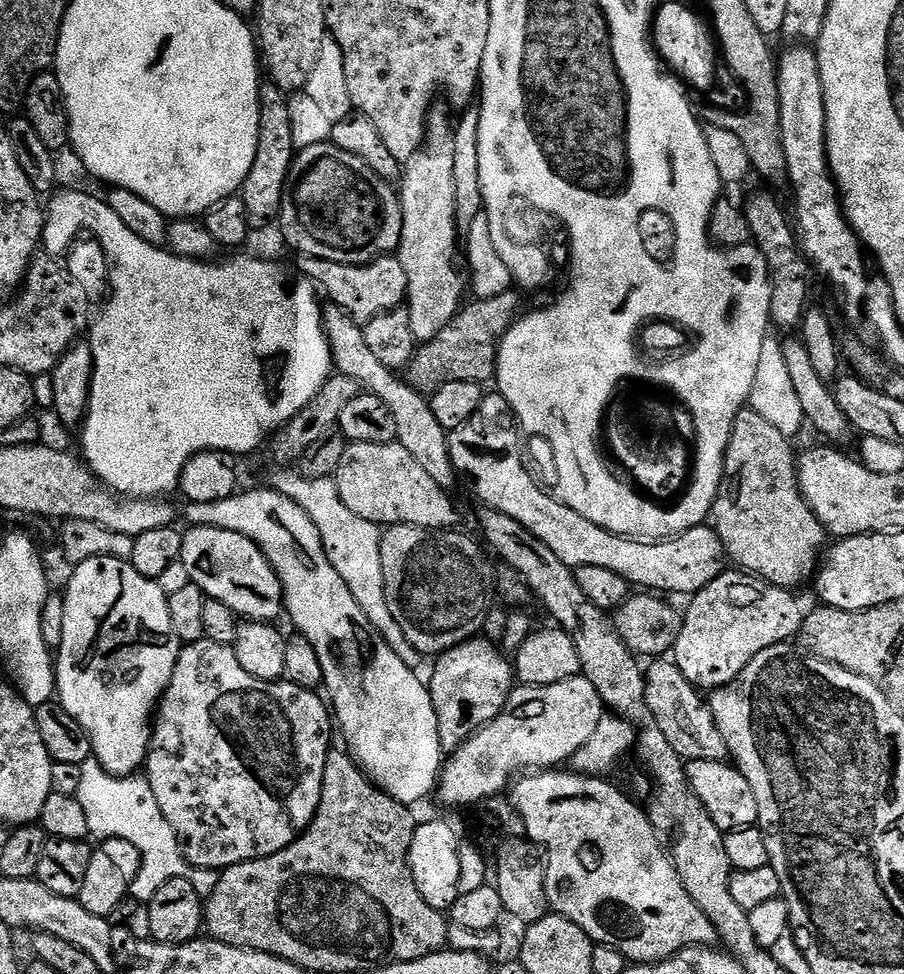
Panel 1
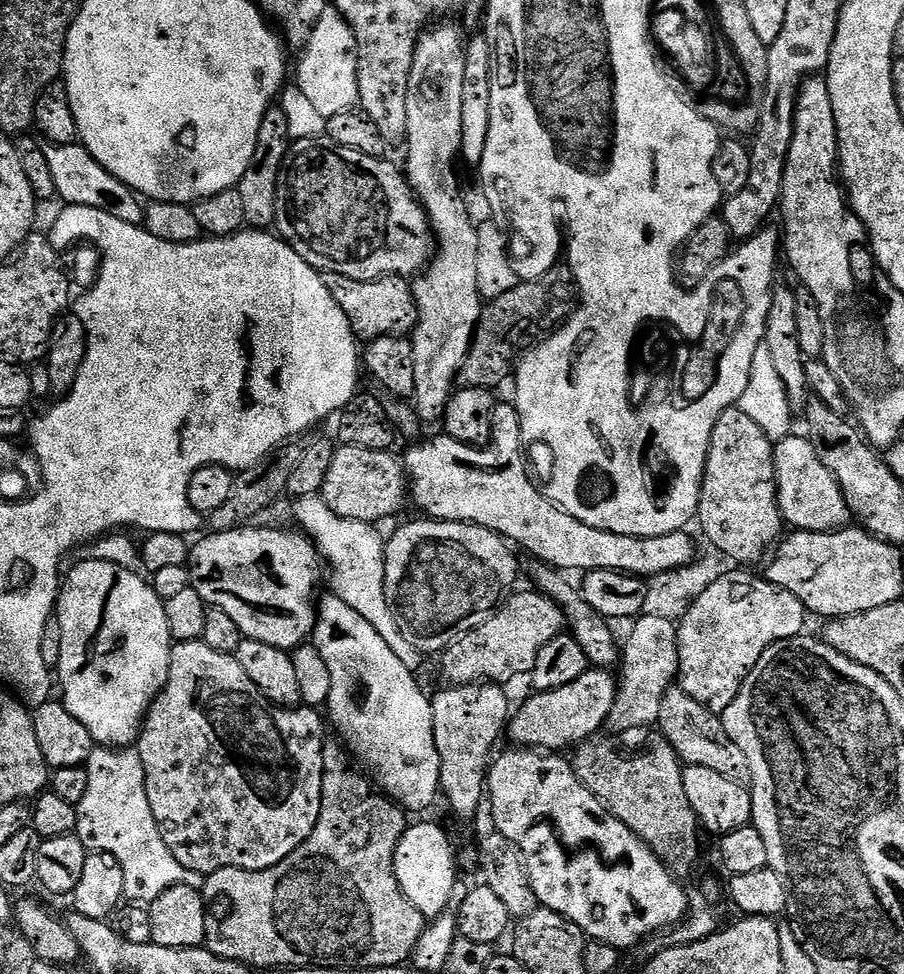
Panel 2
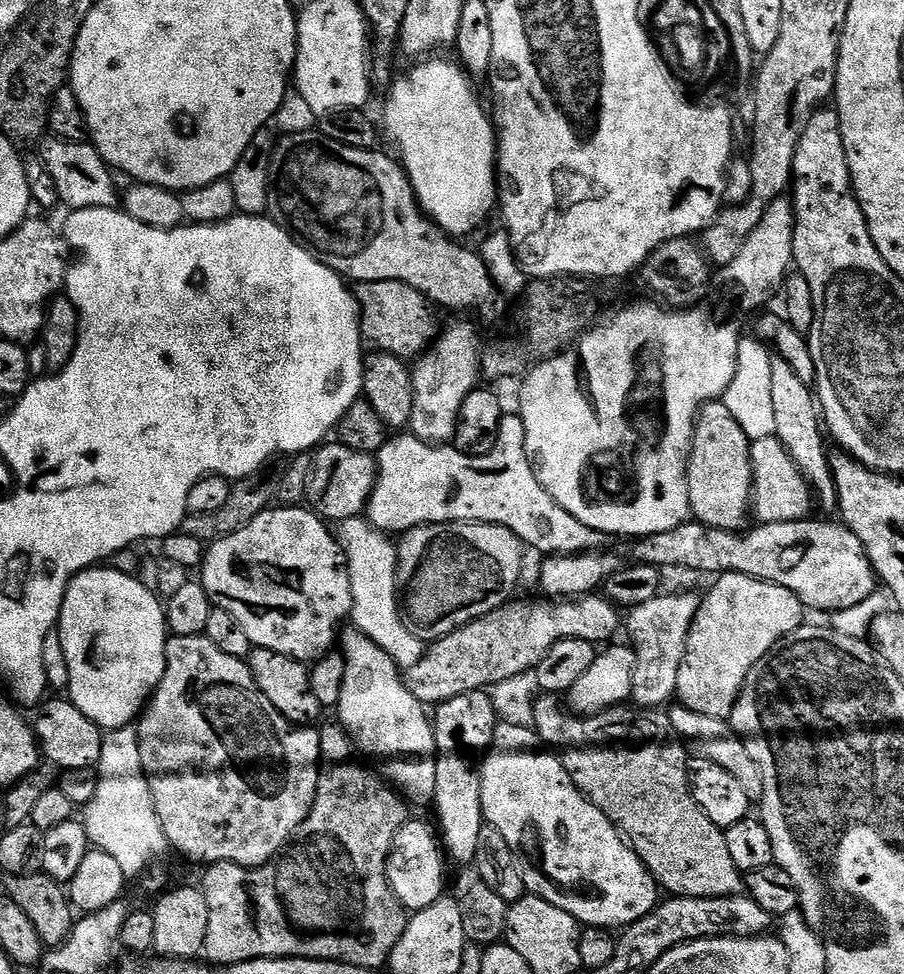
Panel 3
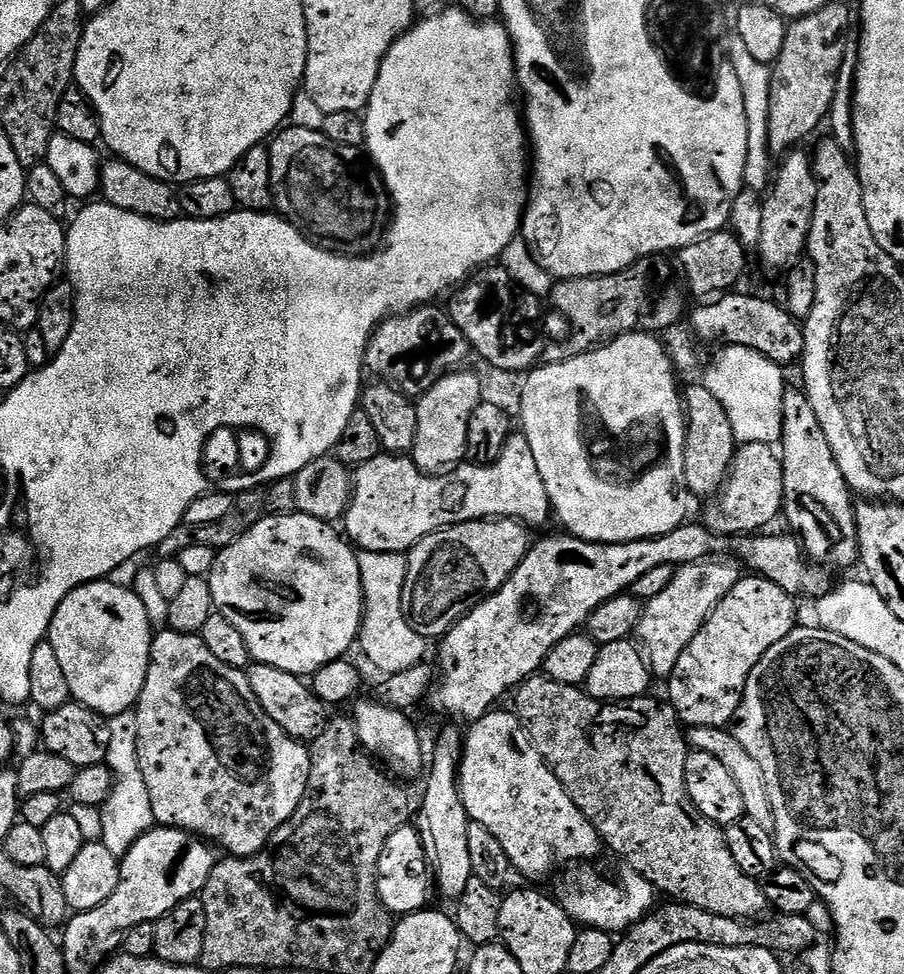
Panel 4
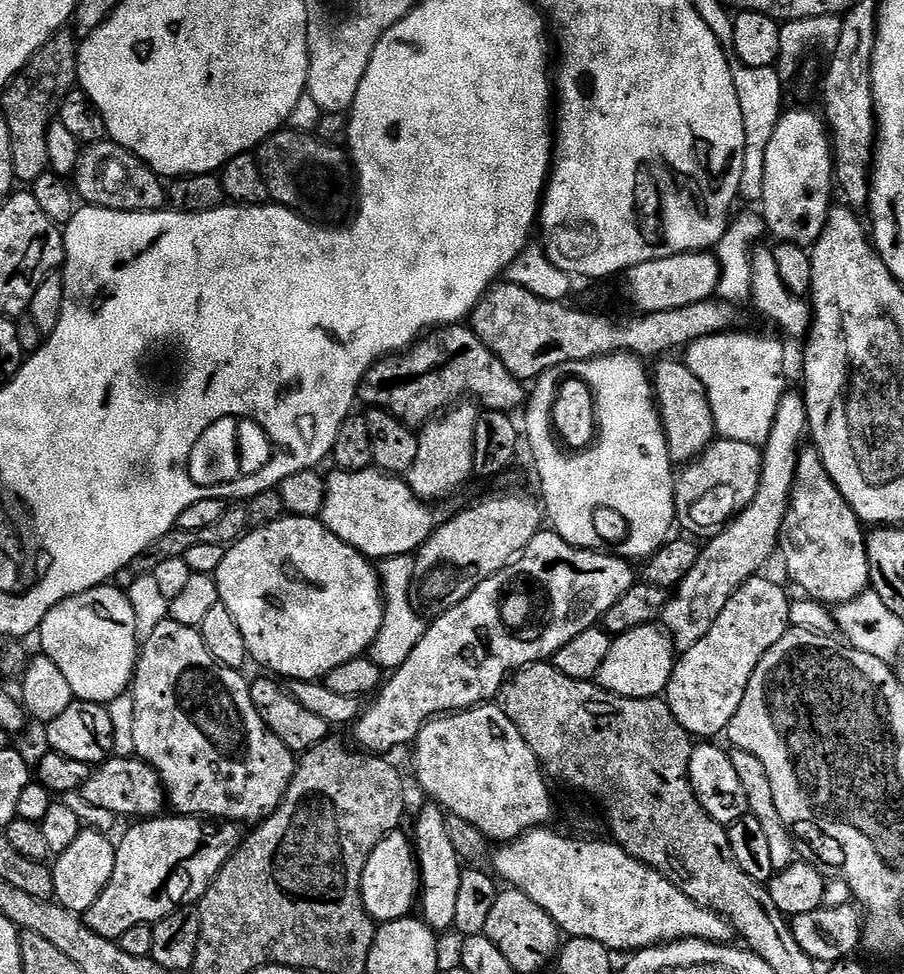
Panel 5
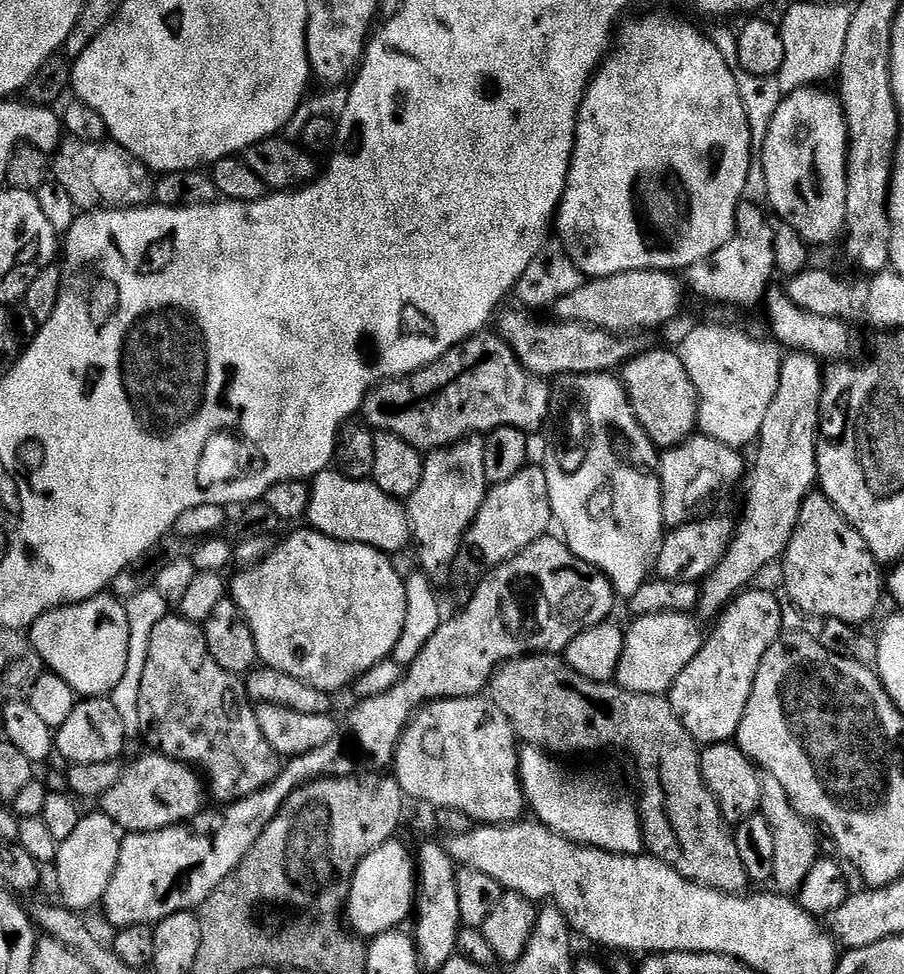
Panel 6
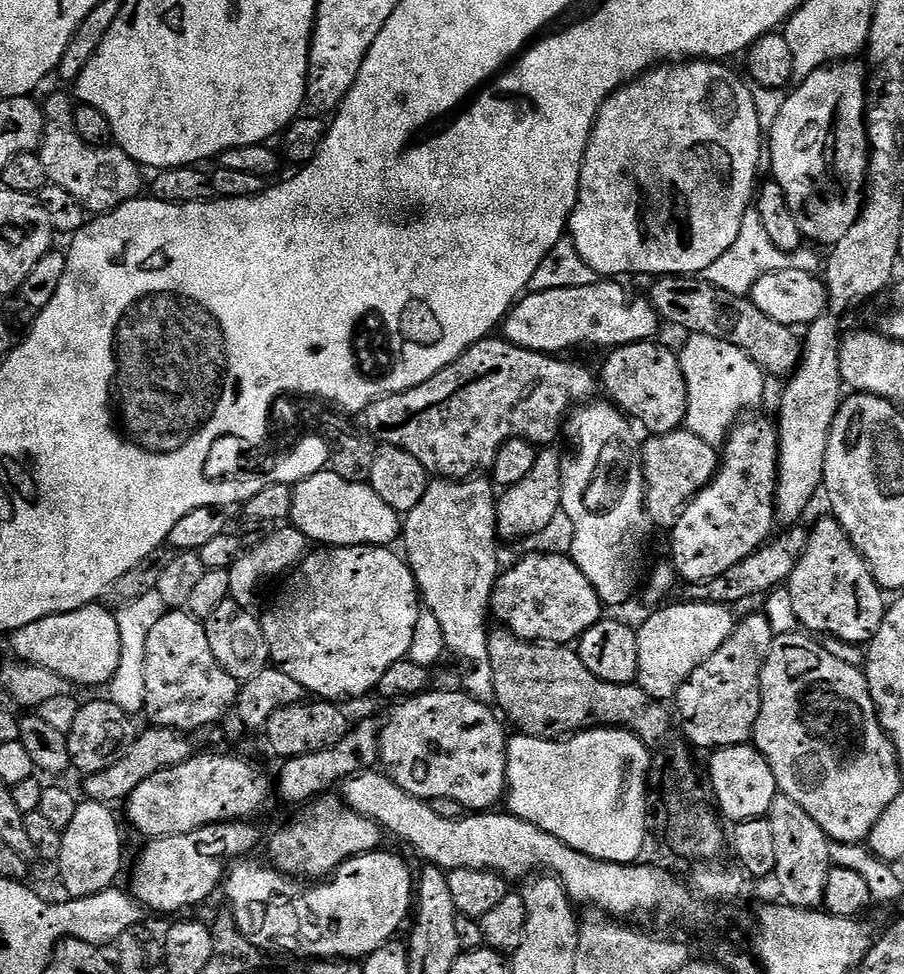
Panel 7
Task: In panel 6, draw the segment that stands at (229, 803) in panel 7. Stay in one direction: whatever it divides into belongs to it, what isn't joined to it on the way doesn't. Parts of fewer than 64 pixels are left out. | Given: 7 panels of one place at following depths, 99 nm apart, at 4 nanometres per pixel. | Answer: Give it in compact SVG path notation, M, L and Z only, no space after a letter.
M151 754L141 760L133 762L129 768L125 767L120 773L117 784L98 801L99 811L105 812L120 828L121 833L130 832L157 832L163 828L175 828L185 822L193 820L205 811L204 796L206 800L206 784L197 769L172 760L168 756Z

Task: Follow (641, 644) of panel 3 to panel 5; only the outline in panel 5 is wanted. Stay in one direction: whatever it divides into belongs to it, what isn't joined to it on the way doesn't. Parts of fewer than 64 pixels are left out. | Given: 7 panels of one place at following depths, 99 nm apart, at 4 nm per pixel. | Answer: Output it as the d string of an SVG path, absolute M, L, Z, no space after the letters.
M785 391L768 443L762 448L764 470L754 502L727 528L711 537L705 543L708 545L703 545L694 570L690 570L690 574L680 583L680 587L675 589L674 595L664 607L662 624L677 649L692 648L699 640L706 638L706 634L710 634L710 626L718 622L718 614L726 610L726 602L730 602L734 593L751 576L757 575L763 569L760 567L775 552L777 555L784 531L784 519L788 514L788 504L792 501L792 488L796 485L798 458L808 435L807 400L799 391Z

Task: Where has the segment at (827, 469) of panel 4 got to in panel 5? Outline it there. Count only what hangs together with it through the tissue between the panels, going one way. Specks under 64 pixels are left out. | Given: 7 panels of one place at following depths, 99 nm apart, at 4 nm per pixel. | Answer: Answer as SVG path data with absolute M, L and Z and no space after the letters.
M815 446L805 447L798 458L796 485L792 488L792 501L788 504L788 514L784 519L782 556L783 552L789 578L806 595L813 596L824 604L832 604L831 606L846 604L869 591L870 562L865 525L854 514L850 502L842 498L842 490L834 486L834 478L826 474L826 466L822 462L820 451Z

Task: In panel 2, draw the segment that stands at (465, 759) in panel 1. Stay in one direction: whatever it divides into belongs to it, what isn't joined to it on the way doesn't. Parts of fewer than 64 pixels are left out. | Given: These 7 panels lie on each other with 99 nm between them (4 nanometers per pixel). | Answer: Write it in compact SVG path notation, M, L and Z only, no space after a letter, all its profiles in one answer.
M592 666L582 678L574 678L574 682L566 682L566 686L549 692L533 691L532 697L517 712L515 709L507 725L507 735L512 735L511 743L529 750L564 750L560 748L571 749L583 744L607 725L617 683L617 677L611 671Z

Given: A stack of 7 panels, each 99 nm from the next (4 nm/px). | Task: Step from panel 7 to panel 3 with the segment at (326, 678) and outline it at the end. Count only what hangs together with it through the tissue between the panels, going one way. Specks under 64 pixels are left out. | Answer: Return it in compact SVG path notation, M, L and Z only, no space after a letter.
M279 506L267 508L262 514L258 514L258 518L254 518L254 522L250 522L250 526L242 526L242 530L238 530L238 534L230 534L226 538L215 540L213 544L207 545L202 565L203 572L202 583L206 594L212 600L213 608L226 610L226 614L230 614L230 618L234 618L234 622L242 630L242 634L246 634L249 645L252 648L265 648L267 652L274 652L277 656L286 656L290 660L301 662L319 660L321 656L331 649L328 648L331 644L333 647L337 643L338 633L341 631L340 623L343 620L347 621L352 611L352 591L350 590L348 560L344 557L343 550L340 549L340 542L336 539L333 529L325 521L321 520L315 512L304 506L299 508L281 508Z

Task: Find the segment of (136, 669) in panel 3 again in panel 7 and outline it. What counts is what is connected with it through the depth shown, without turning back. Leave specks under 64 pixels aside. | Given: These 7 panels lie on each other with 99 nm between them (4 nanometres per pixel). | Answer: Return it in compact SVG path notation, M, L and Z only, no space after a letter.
M100 602L30 622L30 626L20 629L18 639L19 659L62 672L71 681L75 681L76 672L80 672L86 683L106 686L114 678L114 670L118 670L122 658L122 634L118 634L116 613Z

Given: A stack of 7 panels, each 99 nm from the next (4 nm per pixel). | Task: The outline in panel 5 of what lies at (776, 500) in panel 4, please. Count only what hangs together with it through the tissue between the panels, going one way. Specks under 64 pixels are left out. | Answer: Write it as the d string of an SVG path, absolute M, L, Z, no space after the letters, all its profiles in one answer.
M717 438L711 447L676 476L676 515L689 537L717 536L744 512L758 494L764 470L763 451L755 444Z

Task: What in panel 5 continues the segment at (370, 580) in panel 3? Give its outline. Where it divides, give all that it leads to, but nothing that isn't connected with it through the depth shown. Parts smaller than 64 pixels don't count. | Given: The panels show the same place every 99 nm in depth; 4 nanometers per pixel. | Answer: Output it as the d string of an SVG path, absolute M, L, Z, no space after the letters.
M415 555L391 556L388 560L379 561L378 571L385 598L384 628L371 646L370 656L378 667L385 670L395 670L408 661L410 654L414 654L414 648L418 646L418 642L422 642L426 627L426 620L421 609L413 603L416 557Z

